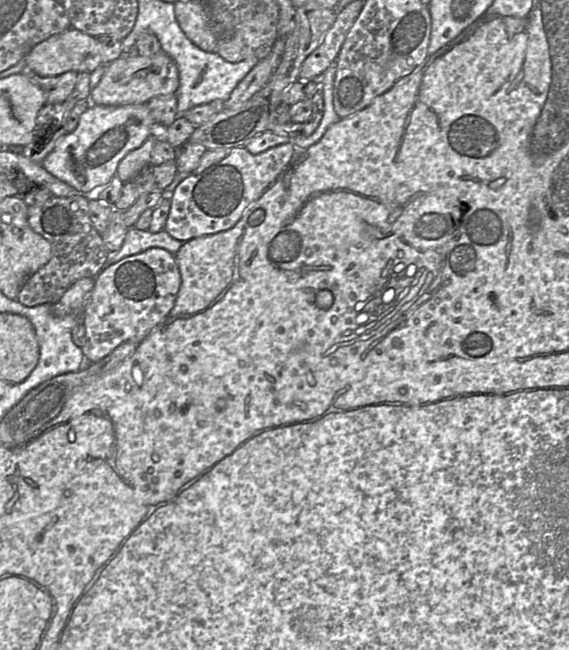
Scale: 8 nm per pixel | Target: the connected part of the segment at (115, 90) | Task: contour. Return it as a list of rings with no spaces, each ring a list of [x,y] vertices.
[[[163,50],[149,56],[128,56],[122,52],[121,56],[104,66],[104,74],[90,93],[91,104],[145,104],[155,96],[175,93],[179,86],[177,65]]]

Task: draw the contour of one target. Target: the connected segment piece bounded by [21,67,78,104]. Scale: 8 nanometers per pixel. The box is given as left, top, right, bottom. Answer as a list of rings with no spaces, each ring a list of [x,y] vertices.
[[[27,67],[21,73],[27,75],[43,91],[46,104],[64,102],[73,91],[78,76],[74,71],[56,76],[39,76]]]

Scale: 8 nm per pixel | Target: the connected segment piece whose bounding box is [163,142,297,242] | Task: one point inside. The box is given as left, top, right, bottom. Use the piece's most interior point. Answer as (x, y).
(205, 203)

